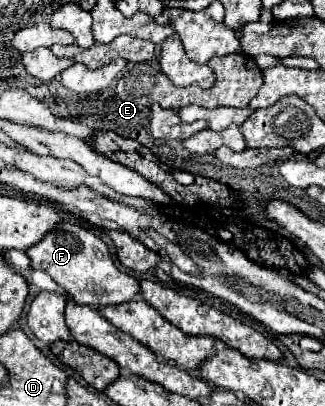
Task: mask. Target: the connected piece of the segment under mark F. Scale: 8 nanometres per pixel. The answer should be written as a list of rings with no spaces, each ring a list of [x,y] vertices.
[[[63,221],[61,227],[55,227],[53,233],[45,235],[41,243],[29,247],[27,255],[31,259],[33,269],[45,271],[79,305],[89,305],[93,309],[121,305],[133,301],[141,293],[139,279],[117,269],[103,239],[79,225]]]

